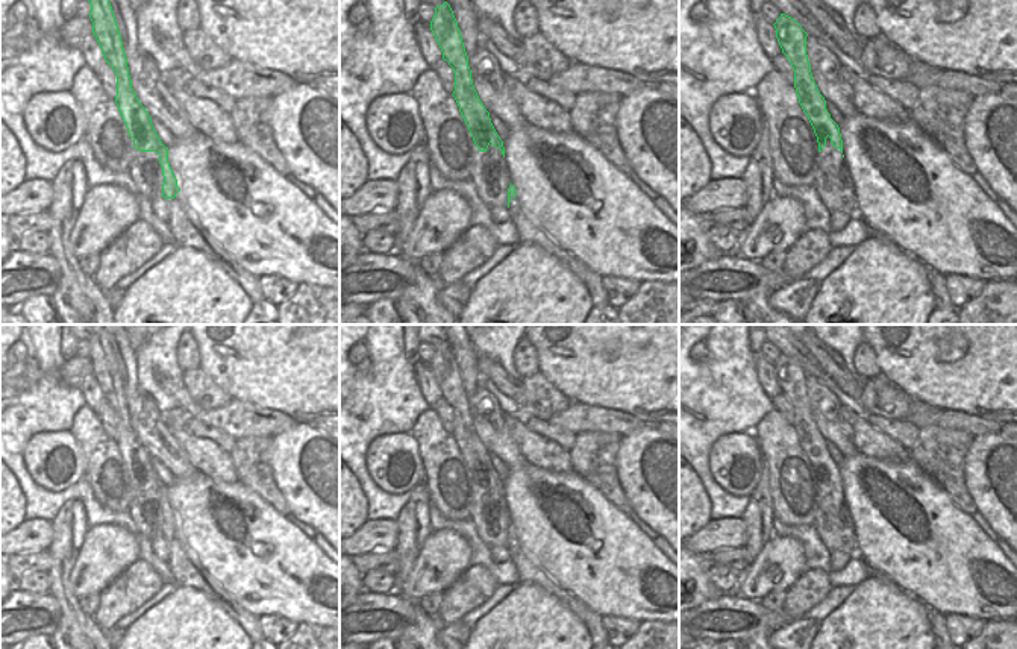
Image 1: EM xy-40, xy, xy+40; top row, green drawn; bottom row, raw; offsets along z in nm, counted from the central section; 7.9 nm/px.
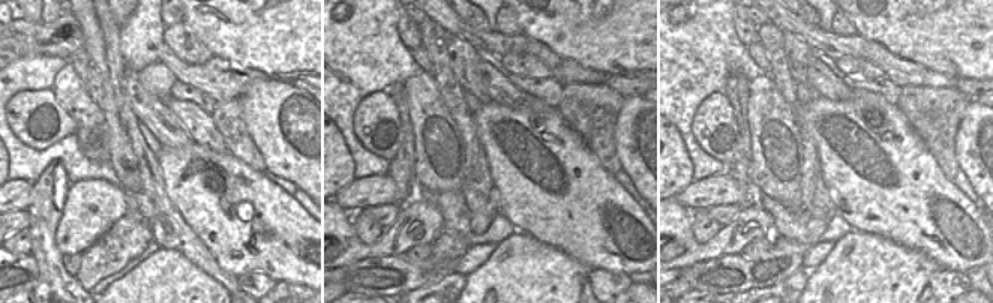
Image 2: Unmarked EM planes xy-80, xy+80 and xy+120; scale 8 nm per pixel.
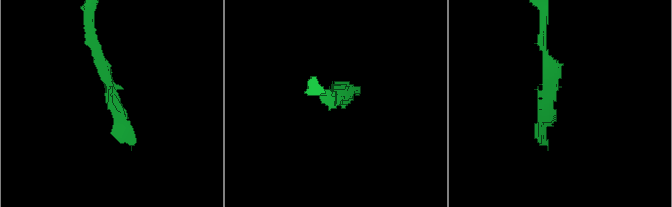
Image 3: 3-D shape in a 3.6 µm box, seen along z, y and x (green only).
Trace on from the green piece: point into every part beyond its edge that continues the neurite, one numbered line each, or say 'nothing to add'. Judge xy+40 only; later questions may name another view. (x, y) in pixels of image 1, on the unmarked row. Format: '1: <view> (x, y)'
1: xy+40 (832, 522)

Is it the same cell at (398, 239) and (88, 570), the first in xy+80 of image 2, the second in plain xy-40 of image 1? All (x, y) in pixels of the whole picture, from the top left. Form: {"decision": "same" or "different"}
{"decision": "same"}

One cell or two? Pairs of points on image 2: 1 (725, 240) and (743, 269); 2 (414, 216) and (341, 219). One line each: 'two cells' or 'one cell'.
1: two cells
2: one cell

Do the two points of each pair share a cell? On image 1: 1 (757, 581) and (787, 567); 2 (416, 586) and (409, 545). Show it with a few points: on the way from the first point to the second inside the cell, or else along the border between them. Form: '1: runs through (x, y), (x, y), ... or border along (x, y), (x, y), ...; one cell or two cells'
1: runs through (764, 575), (779, 567); one cell
2: border along (429, 534), (402, 586), (400, 595); two cells

